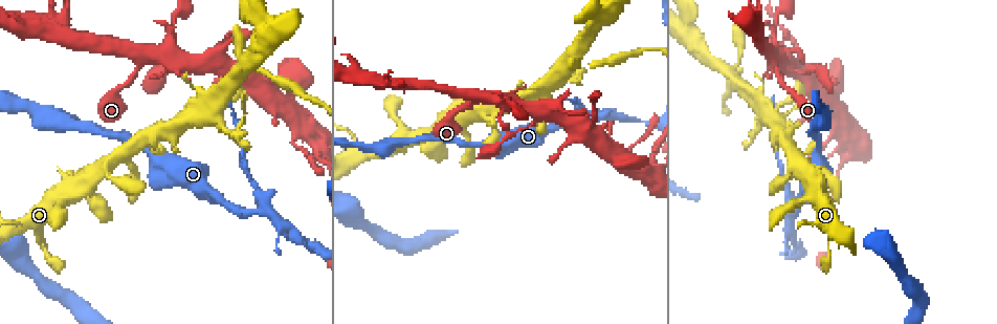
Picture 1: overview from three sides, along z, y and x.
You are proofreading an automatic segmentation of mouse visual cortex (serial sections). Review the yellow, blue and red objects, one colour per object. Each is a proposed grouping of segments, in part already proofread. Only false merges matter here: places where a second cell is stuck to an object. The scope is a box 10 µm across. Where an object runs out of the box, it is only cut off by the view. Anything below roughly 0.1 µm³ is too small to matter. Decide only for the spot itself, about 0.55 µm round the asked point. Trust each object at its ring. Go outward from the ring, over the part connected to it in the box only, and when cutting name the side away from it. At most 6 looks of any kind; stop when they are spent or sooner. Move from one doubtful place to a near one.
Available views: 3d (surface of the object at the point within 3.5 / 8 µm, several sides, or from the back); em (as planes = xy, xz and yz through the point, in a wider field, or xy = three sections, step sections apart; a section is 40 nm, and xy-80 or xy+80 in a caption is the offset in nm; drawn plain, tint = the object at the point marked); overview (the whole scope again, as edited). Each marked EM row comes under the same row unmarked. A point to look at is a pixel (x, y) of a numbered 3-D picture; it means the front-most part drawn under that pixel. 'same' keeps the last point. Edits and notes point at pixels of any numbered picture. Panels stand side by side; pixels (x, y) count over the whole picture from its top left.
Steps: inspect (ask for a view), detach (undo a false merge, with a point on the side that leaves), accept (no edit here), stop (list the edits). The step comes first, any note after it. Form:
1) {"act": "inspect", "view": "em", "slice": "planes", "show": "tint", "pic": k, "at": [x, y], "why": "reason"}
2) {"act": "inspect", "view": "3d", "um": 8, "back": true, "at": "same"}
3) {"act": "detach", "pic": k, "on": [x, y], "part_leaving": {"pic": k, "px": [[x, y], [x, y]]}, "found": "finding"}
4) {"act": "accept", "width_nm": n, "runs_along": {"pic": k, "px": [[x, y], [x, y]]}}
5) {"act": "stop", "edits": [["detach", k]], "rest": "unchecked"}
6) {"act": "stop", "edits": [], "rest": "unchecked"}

{"act": "inspect", "view": "em", "slice": "xy", "step": 2, "show": "tint", "pic": 1, "at": [260, 212], "why": "a fork"}

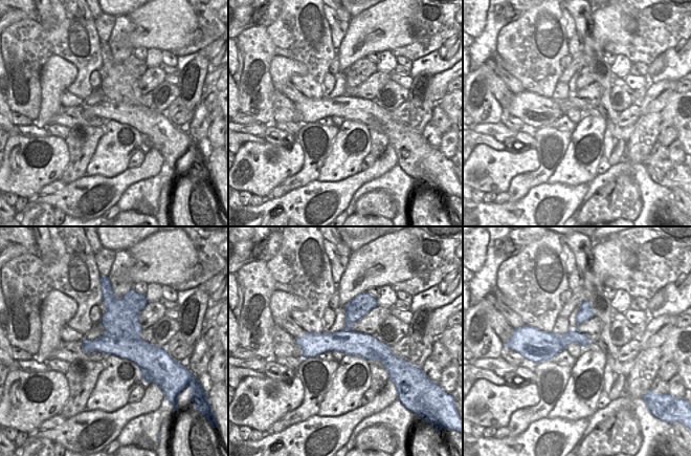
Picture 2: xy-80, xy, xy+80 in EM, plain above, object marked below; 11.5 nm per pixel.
{"act": "inspect", "view": "3d", "um": 3.5, "at": "same"}

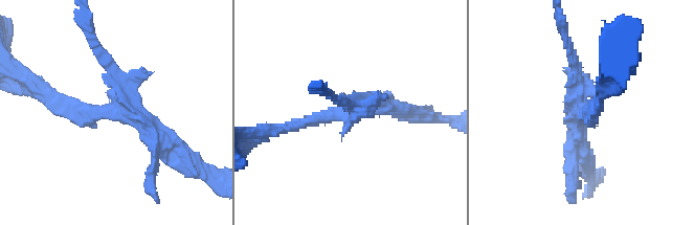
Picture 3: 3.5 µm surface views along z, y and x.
{"act": "accept", "runs_along": {"pic": 3, "px": [[49, 95], [133, 112], [169, 151]]}, "found": "all the same cell"}

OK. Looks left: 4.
{"act": "inspect", "view": "3d", "um": 3.5, "back": true, "pic": 1, "at": [780, 56], "why": "looks like a crossing"}

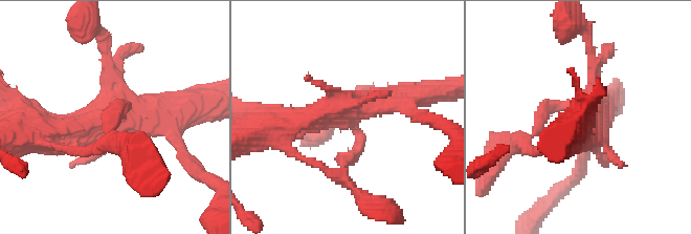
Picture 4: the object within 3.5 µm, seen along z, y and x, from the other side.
{"act": "inspect", "view": "em", "slice": "planes", "show": "tint", "pic": 4, "at": [347, 111]}

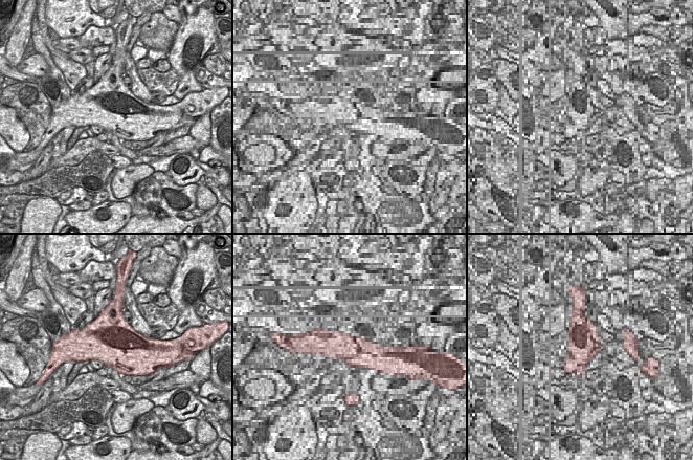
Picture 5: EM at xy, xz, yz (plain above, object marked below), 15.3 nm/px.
{"act": "accept", "found": "continuous, no second cell"}

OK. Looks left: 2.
{"act": "inspect", "view": "3d", "um": 3.5, "pic": 1, "at": [51, 30], "why": "four or more arms meet"}

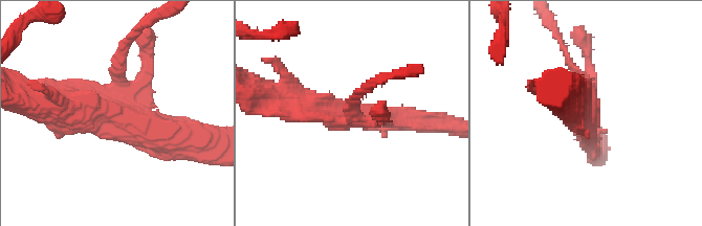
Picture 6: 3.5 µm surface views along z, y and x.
{"act": "inspect", "view": "em", "slice": "xy", "step": 2, "show": "tint", "pic": 6, "at": [353, 117], "arms": 4, "arm_widths_nm": [150, 150, 350, 450], "why": "need the tissue"}

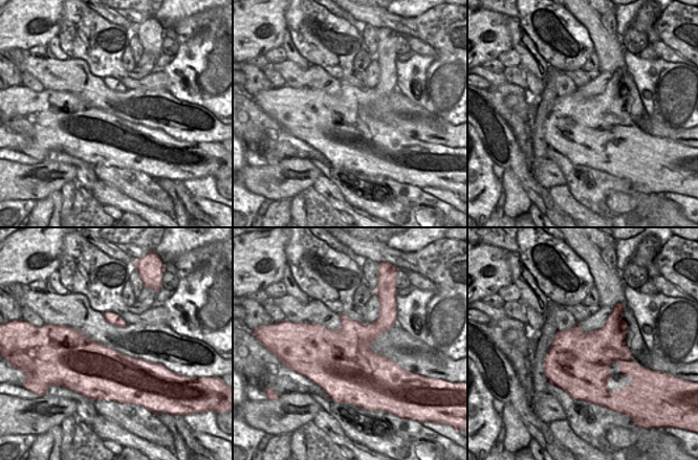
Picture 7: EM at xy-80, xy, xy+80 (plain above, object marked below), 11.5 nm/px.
{"act": "accept", "found": "all the same cell"}

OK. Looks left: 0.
{"act": "stop", "edits": [], "rest": "unchecked"}

